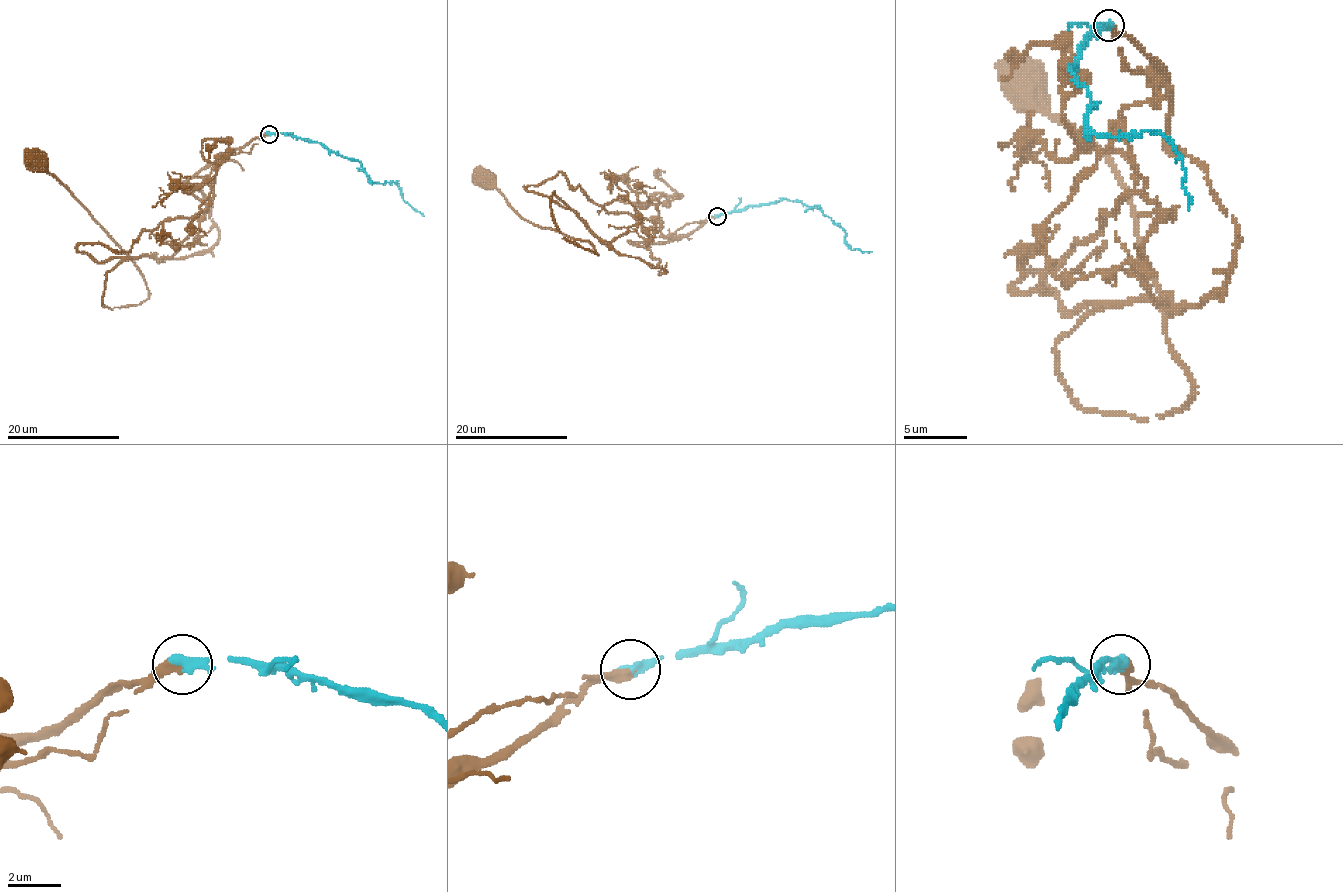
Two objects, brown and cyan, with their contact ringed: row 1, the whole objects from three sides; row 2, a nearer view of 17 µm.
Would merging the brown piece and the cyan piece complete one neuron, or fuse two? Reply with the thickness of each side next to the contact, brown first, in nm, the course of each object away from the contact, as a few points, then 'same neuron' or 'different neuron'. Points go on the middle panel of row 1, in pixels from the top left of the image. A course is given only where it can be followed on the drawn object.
calibres 400 and 480 nm; course brown (717, 216), (665, 236), (558, 172), (525, 188), (569, 209), (554, 192), (556, 229), (596, 253), (477, 182); course cyan (717, 216), (782, 199), (800, 202), (816, 206), (842, 229), (851, 250), (872, 251); same neuron

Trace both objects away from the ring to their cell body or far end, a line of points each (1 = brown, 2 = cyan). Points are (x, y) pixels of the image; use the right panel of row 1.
1: (1109, 26), (1153, 67), (1144, 187), (1011, 285), (1093, 307), (1084, 409), (1179, 412), (1128, 187), (1033, 77)
2: (1109, 26), (1081, 45), (1071, 67), (1087, 89), (1087, 124), (1097, 134), (1157, 130), (1185, 171), (1188, 209)

